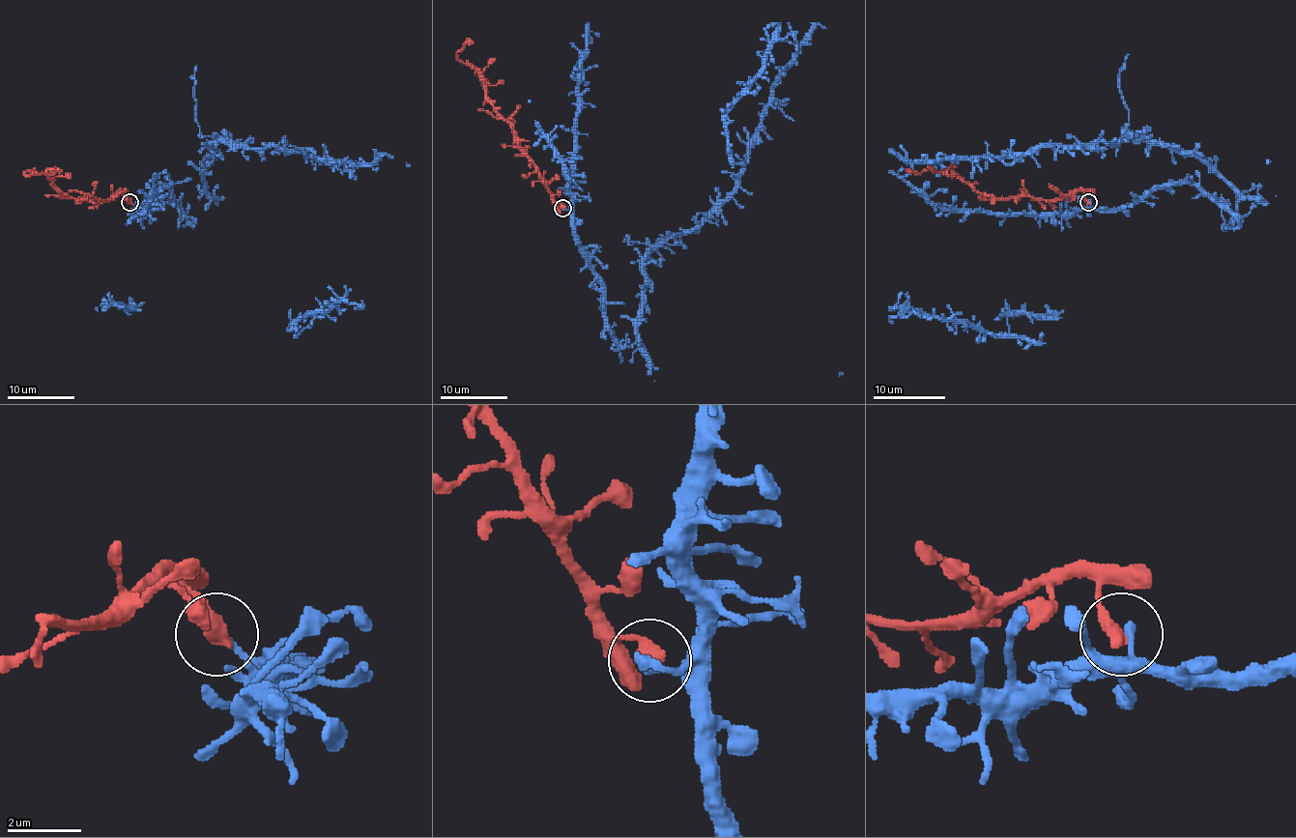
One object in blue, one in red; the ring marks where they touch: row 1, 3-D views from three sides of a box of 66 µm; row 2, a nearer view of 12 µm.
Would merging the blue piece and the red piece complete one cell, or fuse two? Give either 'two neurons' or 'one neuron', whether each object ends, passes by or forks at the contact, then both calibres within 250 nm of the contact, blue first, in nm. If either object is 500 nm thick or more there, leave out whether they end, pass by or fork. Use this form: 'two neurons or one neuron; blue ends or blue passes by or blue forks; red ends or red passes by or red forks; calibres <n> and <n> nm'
two neurons; blue ends; red ends; calibres 200 and 440 nm

